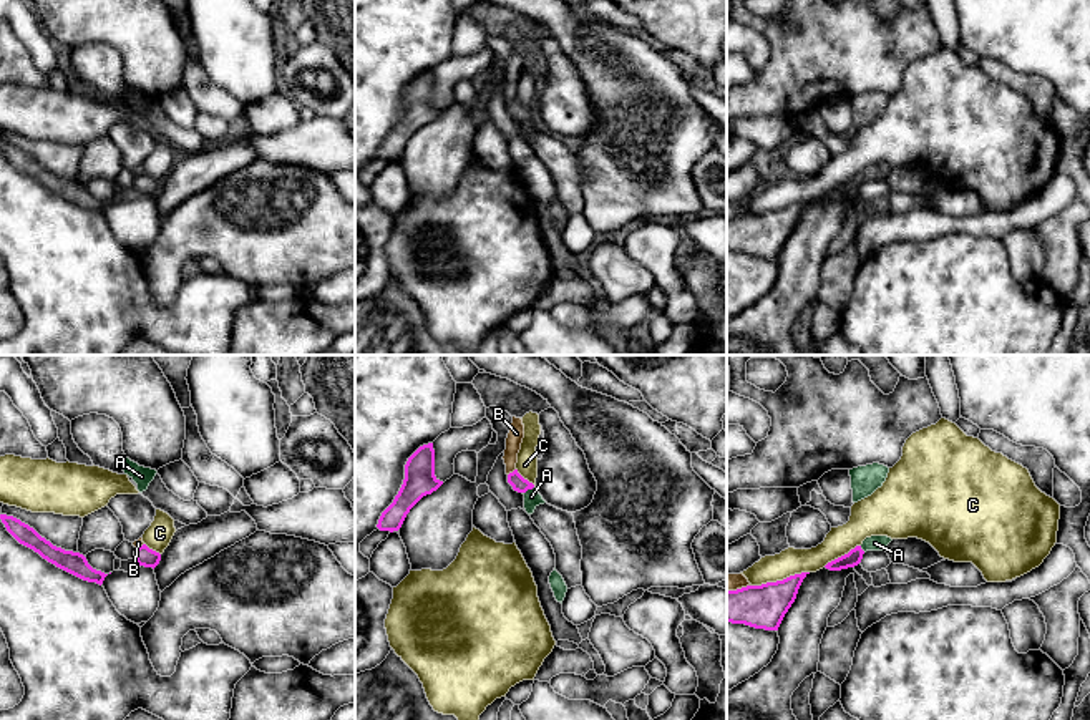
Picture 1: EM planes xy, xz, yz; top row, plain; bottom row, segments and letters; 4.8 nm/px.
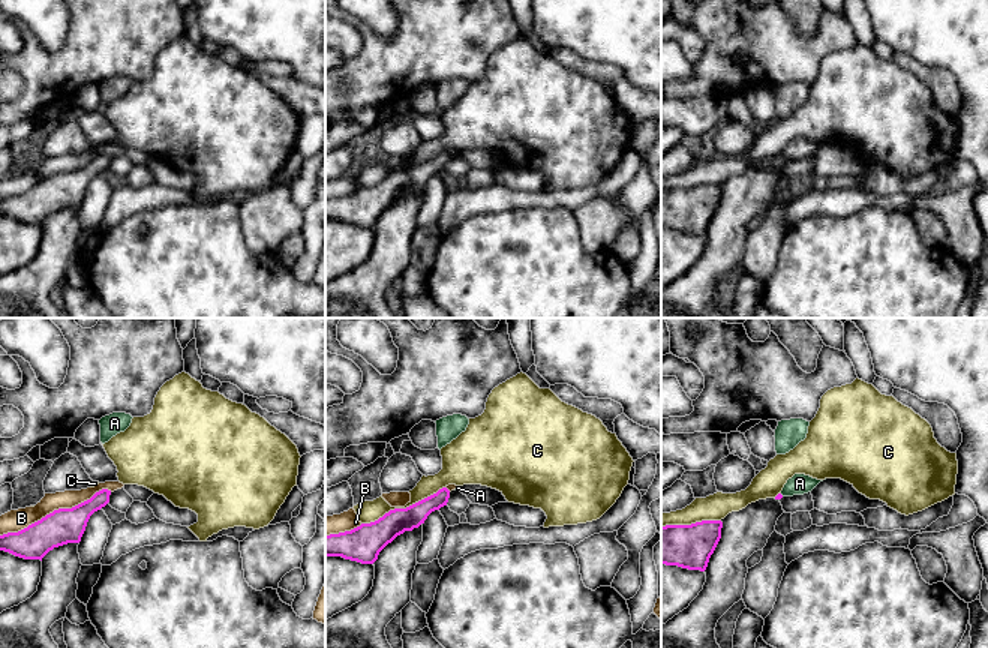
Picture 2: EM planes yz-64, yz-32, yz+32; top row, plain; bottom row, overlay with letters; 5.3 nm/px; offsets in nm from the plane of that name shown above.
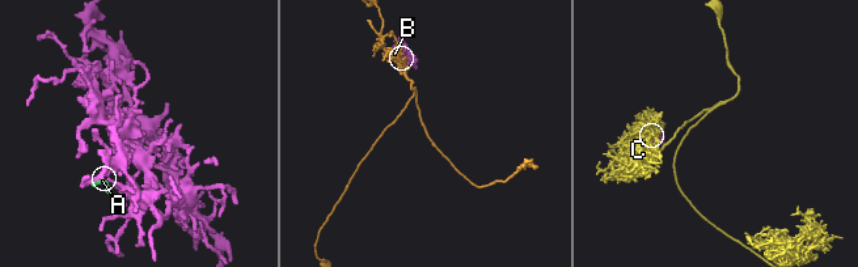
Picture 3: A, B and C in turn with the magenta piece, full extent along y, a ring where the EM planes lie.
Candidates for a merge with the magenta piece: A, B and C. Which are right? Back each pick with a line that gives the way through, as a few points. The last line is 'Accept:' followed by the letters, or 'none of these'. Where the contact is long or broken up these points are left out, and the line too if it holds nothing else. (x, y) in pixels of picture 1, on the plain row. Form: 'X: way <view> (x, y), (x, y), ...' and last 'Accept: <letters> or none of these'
A: way xz (518, 111), (528, 116), (531, 125)
Accept: A

